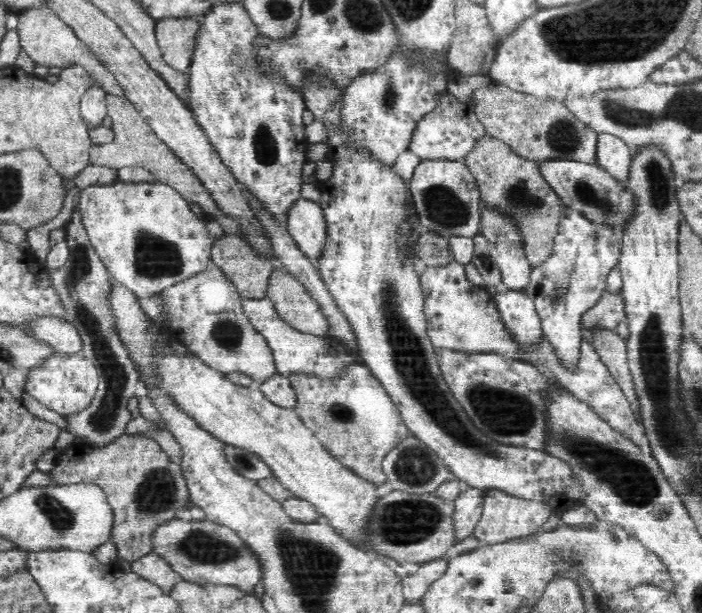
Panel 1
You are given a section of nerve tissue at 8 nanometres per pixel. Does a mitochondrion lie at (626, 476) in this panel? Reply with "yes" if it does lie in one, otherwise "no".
yes

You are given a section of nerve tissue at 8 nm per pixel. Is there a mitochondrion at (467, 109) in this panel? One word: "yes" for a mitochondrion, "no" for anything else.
no

